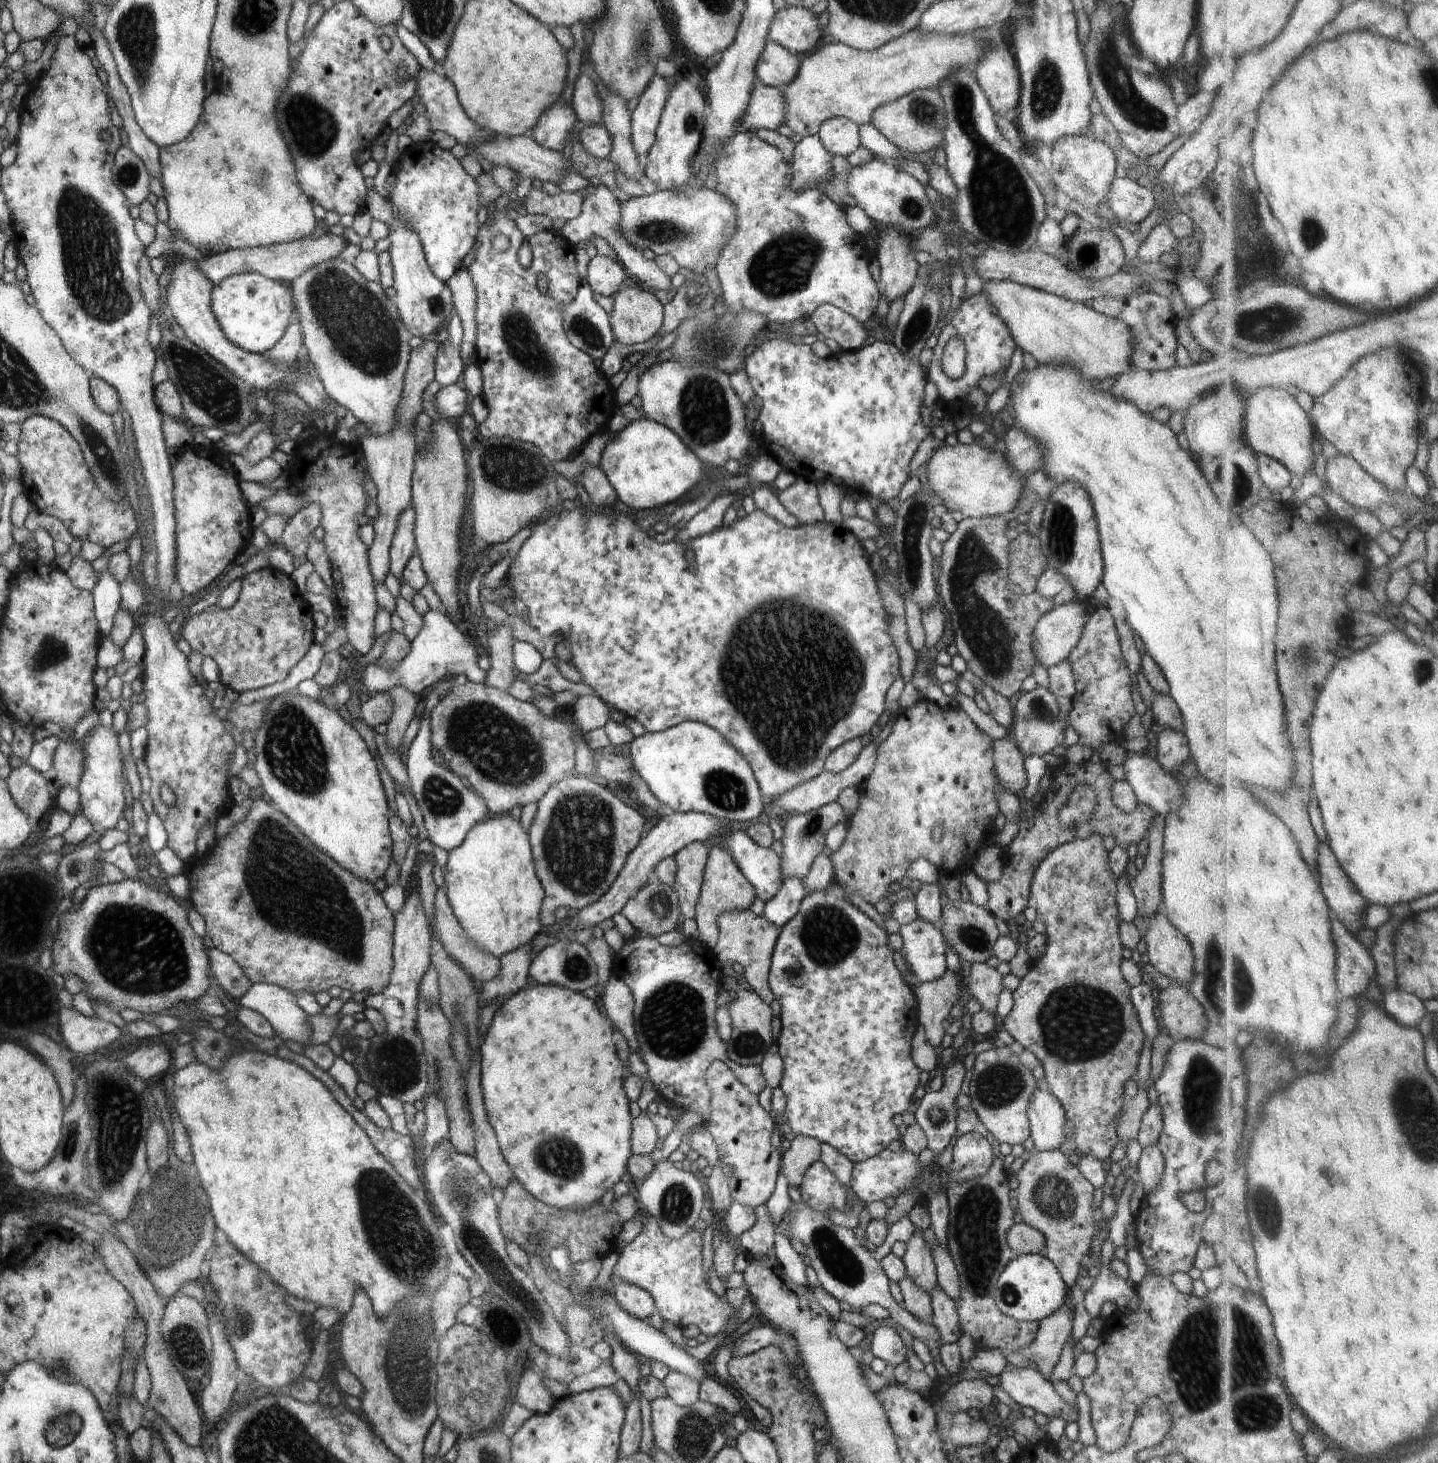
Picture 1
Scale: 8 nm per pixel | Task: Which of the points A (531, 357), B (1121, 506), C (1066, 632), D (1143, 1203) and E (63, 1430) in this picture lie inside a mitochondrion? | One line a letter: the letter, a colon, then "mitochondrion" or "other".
A: mitochondrion
B: other
C: other
D: other
E: mitochondrion

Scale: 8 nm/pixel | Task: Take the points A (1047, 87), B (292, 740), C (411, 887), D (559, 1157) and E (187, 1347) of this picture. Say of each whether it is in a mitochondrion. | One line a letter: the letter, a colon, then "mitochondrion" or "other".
A: mitochondrion
B: mitochondrion
C: other
D: mitochondrion
E: mitochondrion

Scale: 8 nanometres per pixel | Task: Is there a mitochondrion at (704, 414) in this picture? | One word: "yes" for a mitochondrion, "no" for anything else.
yes

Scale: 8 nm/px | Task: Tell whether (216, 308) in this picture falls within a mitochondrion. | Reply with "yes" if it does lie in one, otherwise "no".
no

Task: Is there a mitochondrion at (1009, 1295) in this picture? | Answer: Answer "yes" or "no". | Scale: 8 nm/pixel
yes

